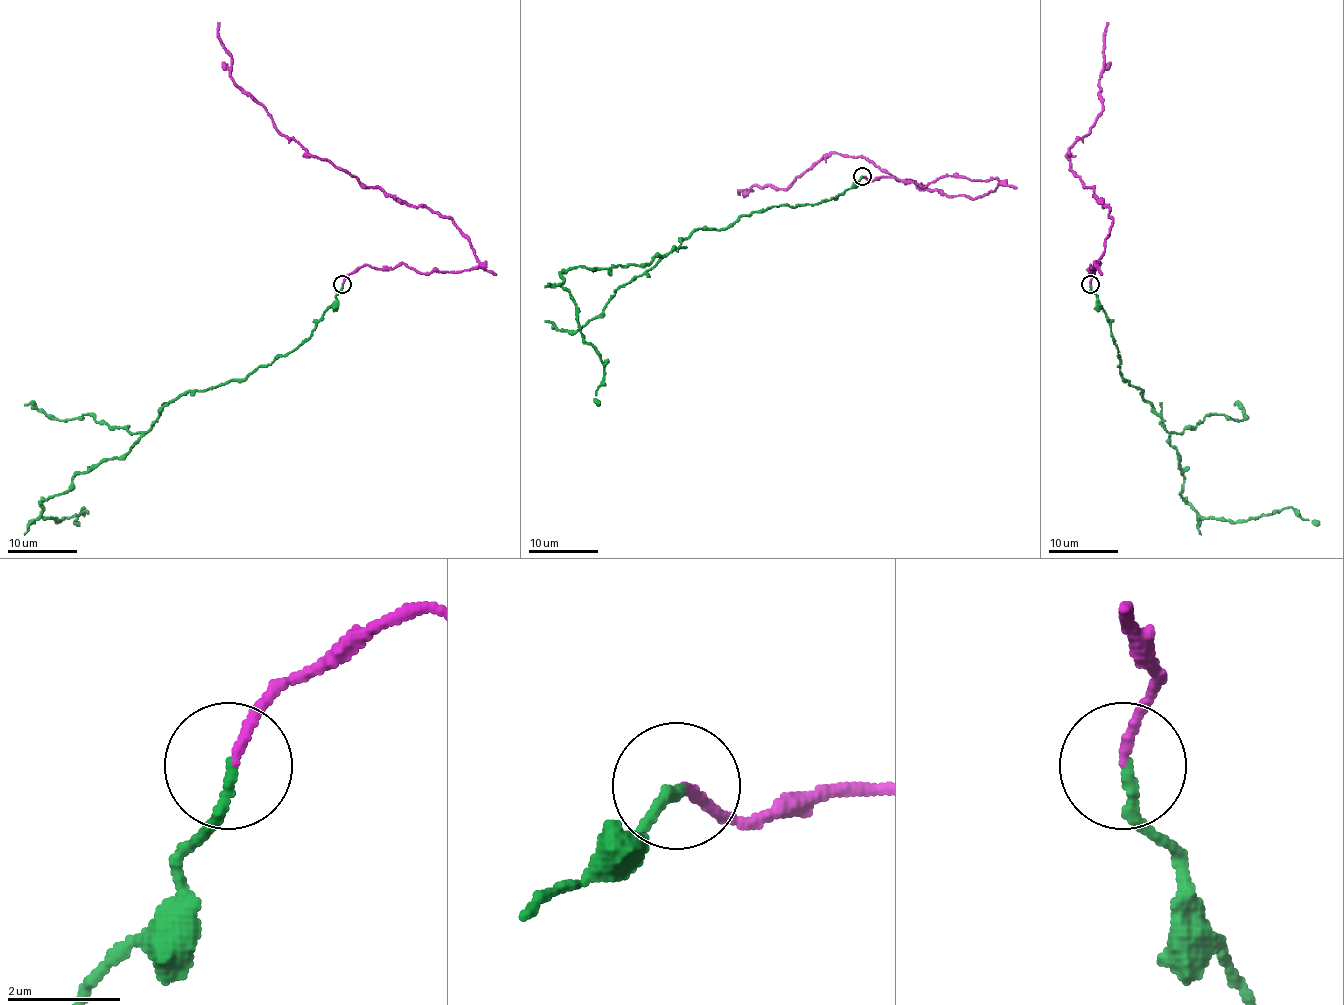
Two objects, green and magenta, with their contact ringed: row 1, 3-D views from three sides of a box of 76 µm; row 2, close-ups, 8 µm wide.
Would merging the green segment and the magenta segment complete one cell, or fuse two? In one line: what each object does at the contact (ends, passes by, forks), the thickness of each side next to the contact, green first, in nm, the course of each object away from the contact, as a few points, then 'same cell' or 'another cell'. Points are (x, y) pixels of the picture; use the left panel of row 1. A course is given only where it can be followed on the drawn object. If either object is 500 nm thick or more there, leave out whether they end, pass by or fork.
green ends | magenta ends | 190/150 nm | green via (341, 285), (294, 349), (243, 379), (180, 393), (124, 454), (44, 498), (58, 523), (82, 507), (79, 524) | magenta via (343, 285), (364, 265), (460, 272), (478, 258), (452, 220), (364, 187), (280, 132), (233, 80), (217, 22) | same cell

